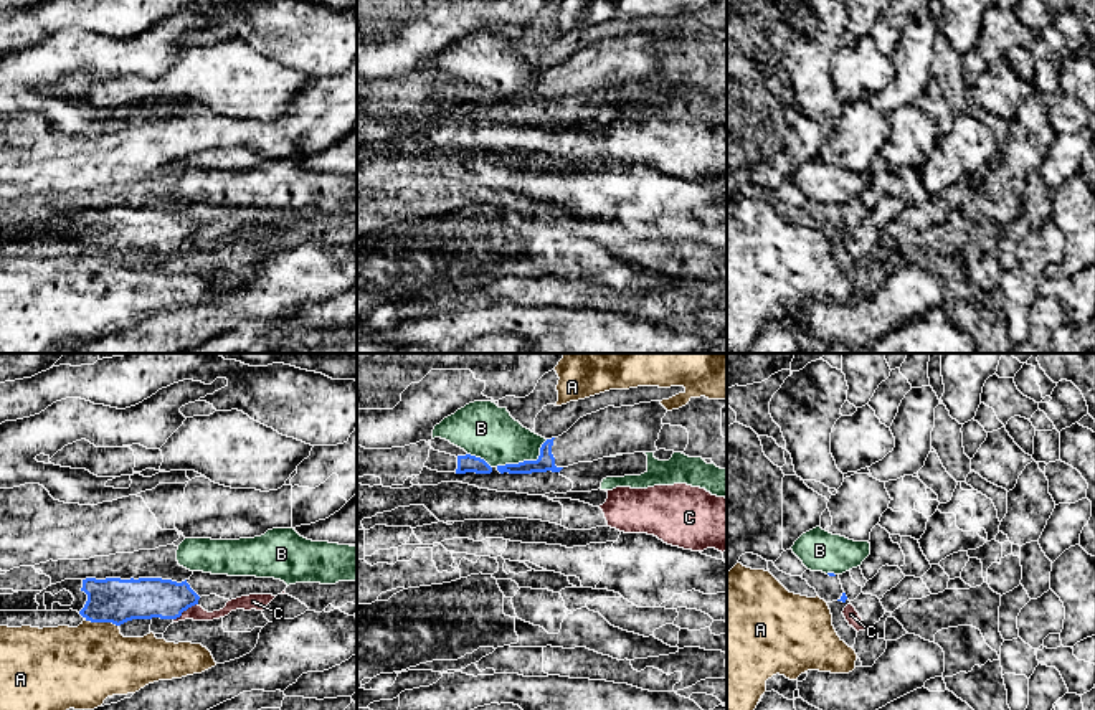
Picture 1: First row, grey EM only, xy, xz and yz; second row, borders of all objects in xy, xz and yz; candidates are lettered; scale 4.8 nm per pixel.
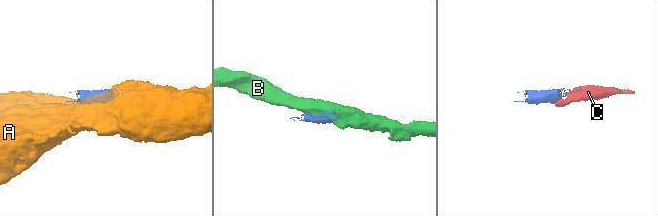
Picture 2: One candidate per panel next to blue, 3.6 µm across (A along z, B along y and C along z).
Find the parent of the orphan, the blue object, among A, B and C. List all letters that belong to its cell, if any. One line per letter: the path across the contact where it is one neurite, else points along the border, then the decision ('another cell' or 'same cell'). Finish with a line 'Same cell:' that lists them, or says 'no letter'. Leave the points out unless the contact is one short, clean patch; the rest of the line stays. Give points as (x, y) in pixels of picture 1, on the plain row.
A: another cell
B: another cell
C: border along xy (197, 233), (174, 250); another cell
Same cell: no letter

